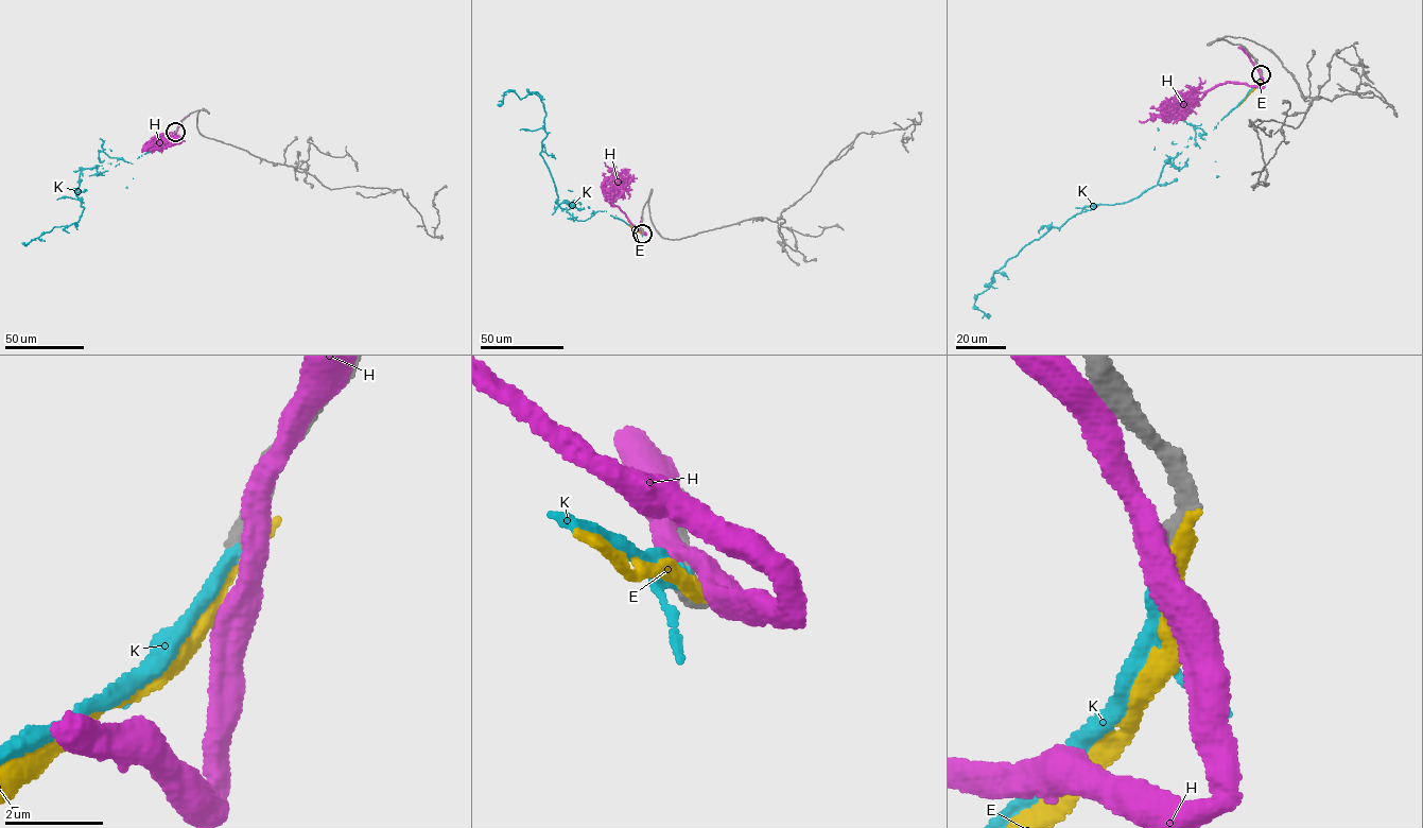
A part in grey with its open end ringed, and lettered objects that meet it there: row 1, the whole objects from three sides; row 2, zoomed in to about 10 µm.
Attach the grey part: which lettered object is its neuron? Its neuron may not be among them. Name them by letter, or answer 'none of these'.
K

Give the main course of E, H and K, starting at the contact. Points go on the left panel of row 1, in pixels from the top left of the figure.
E: (175, 132), (157, 148)
H: (175, 132), (174, 140), (165, 133), (154, 136), (151, 139), (158, 136), (156, 142), (160, 148), (154, 149)
K: (175, 132), (132, 164), (100, 152), (102, 165), (81, 171), (73, 189), (84, 207), (80, 220), (22, 243)

